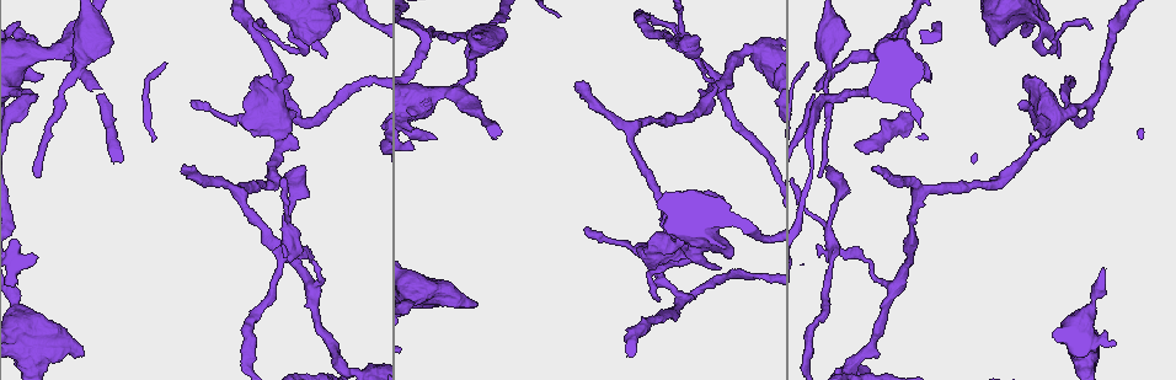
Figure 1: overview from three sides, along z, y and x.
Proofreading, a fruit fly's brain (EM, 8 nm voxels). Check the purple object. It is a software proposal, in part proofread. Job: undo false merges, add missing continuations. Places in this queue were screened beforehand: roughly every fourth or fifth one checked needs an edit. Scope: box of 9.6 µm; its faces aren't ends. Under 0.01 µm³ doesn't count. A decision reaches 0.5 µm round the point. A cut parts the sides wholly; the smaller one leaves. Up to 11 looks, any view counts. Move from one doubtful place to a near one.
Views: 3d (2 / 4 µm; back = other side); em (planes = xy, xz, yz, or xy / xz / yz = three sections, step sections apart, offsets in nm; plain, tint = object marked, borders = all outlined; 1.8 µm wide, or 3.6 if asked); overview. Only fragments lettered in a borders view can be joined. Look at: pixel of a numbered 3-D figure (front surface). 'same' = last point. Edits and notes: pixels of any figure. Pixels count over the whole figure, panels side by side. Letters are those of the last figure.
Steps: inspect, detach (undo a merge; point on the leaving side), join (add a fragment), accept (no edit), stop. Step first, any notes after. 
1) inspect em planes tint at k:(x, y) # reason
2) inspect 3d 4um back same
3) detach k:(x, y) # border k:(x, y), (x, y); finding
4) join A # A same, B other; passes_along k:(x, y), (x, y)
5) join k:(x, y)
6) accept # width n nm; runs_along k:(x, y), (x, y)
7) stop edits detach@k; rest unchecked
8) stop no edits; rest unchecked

inspect em yz step 8 tint at 1:(79, 66) # abrupt turn

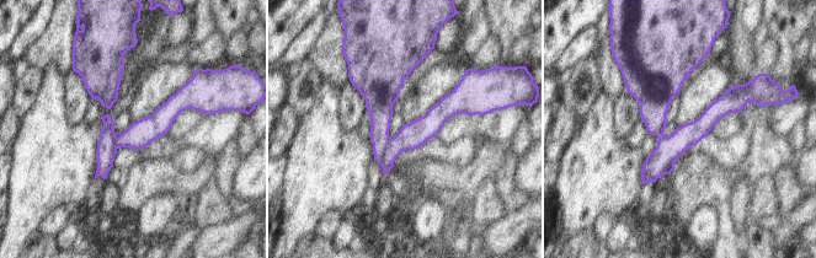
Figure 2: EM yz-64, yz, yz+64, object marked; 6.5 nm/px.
inspect em yz step 8 borders same

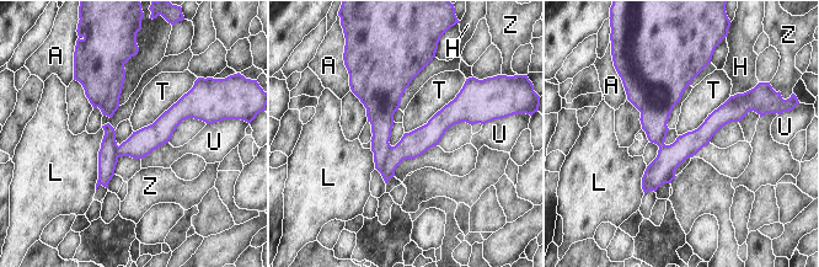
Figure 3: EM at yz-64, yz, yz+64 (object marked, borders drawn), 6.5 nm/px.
detach 3:(381, 122) # width 160 nm; A other, H other, L other, T other, U other, Z other; part_leaving 3:(107, 127), (108, 151), (105, 182); two cells meet here

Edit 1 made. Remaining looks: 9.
inspect 3d 4um at 1:(1027, 109) # sudden change in width

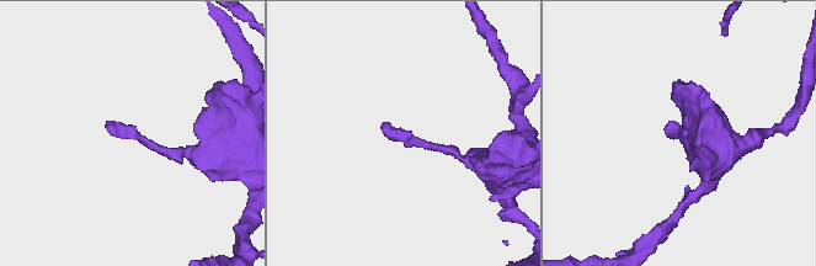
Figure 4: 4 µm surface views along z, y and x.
inspect em xy step 4 tint at 4:(415, 142) # now the EM

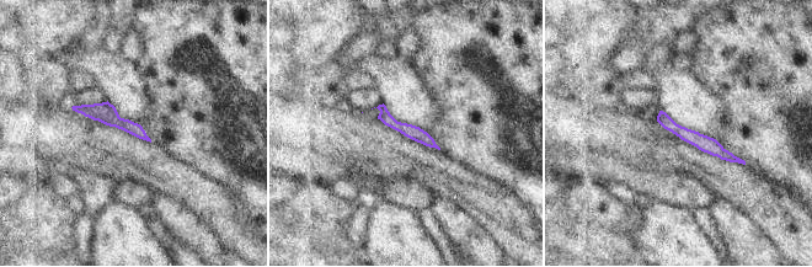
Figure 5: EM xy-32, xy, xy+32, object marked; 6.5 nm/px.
inspect em planes borders same # another direction

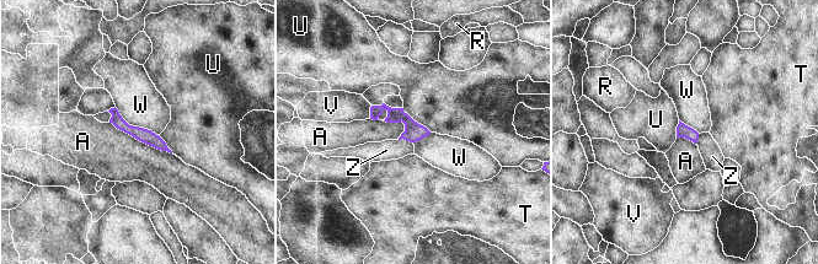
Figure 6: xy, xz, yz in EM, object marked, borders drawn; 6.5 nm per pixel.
accept # longest_contact A 460 nm; A other, R other, T other, U other, V other, W other, Z other; border 6:(115, 107), (129, 124), (158, 135); one cell here

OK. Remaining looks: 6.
inspect em planes borders at 1:(477, 304) # branch stops here

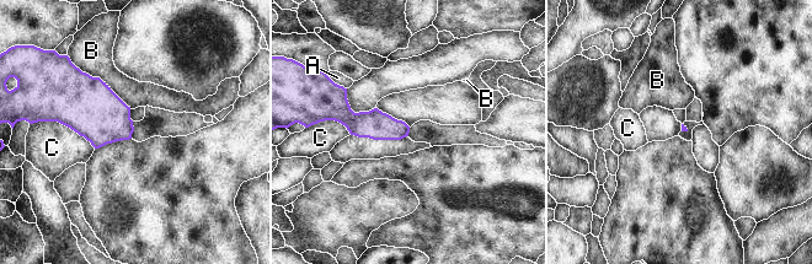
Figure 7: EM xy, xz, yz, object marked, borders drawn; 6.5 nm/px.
accept # A other, B other, C other; border 7:(75, 66), (99, 76), (131, 108); none of them fits

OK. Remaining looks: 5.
inspect em xz step 16 tint at 1:(831, 251) # three-way junction

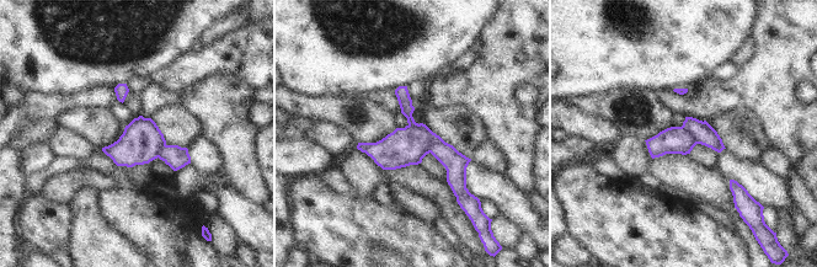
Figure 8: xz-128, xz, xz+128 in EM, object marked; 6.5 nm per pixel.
inspect em planes borders same # another direction

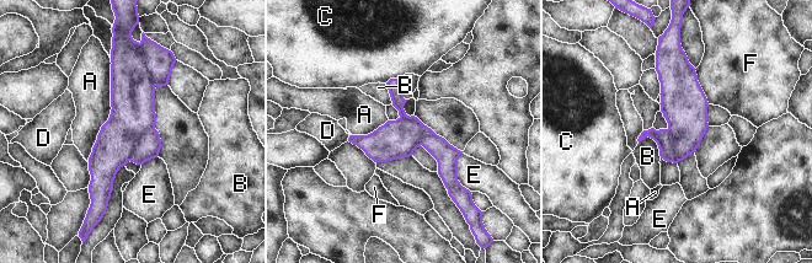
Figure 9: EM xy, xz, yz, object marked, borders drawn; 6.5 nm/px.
detach 9:(160, 60) # A other, B other, C other, D other, E other, F other; border 9:(139, 44), (156, 85); two cells meet here

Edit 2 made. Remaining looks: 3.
inspect em 3.6um planes borders at 1:(415, 108) # thick turns thin

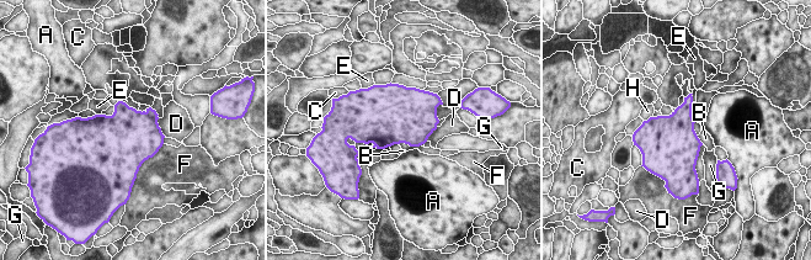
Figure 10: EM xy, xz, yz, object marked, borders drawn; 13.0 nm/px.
accept # longest_contact F 480 nm; A other, B other, C other, D other, E other, F other, G other, H other; border 10:(697, 136), (703, 143); continuous, no second cell

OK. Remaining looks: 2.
stop edits detach@3, detach@9; rest unchecked

